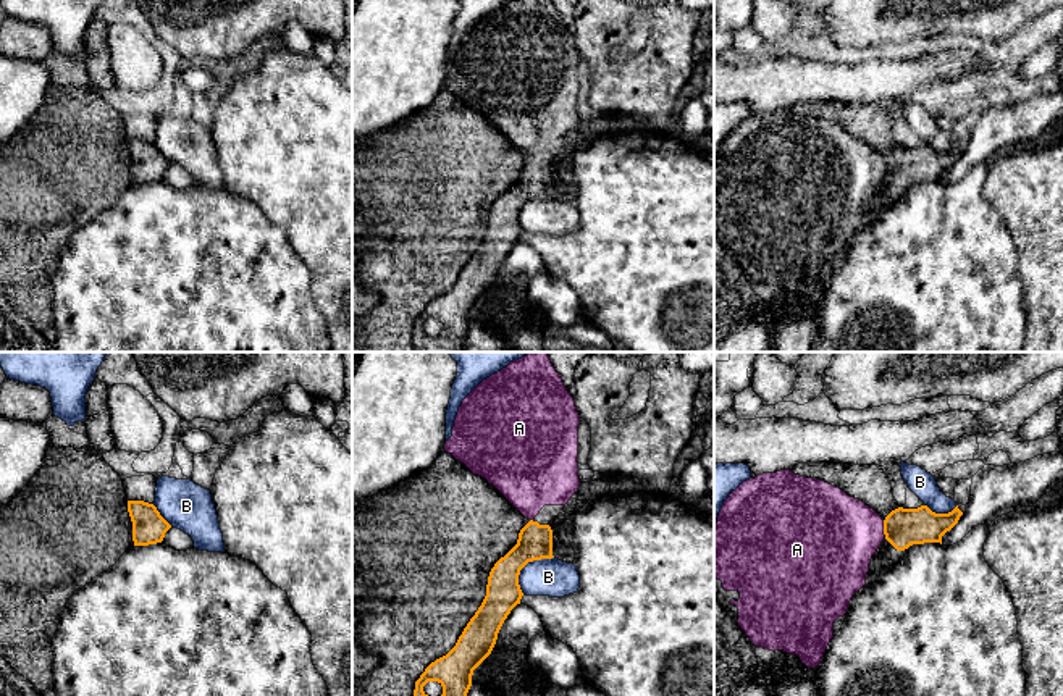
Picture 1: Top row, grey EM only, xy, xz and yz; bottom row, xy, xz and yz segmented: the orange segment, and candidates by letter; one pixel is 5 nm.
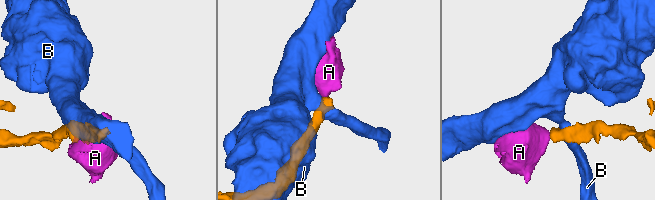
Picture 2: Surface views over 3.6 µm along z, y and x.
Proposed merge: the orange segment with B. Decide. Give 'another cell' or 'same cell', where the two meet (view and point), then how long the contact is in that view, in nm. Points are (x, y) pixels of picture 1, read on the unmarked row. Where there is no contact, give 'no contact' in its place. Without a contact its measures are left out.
another cell; meets orange in xz at (525, 202); contact 240 nm long

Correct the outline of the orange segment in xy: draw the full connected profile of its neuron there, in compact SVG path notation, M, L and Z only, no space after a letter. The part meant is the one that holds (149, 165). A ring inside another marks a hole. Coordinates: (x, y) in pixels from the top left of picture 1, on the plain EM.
M128 139L128 150L132 160L134 184L162 181L171 163L160 153L153 142Z

